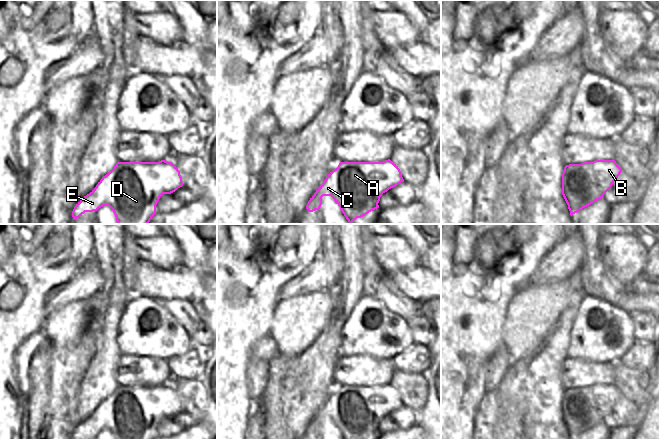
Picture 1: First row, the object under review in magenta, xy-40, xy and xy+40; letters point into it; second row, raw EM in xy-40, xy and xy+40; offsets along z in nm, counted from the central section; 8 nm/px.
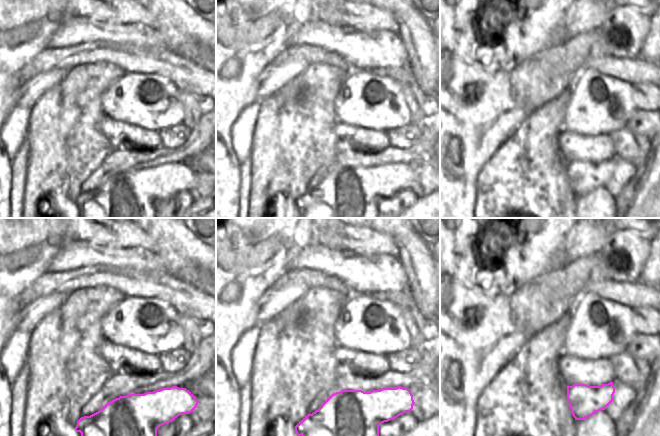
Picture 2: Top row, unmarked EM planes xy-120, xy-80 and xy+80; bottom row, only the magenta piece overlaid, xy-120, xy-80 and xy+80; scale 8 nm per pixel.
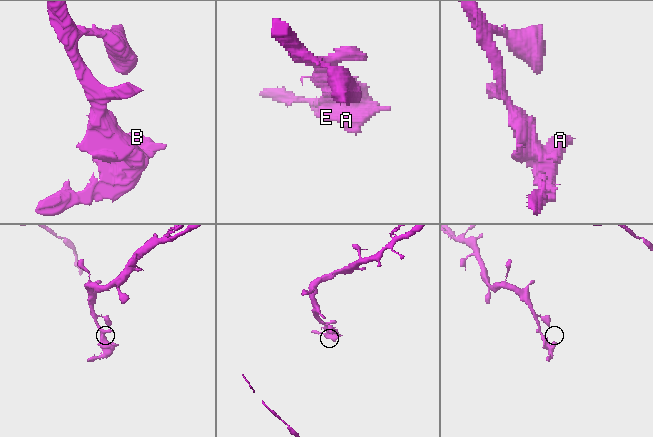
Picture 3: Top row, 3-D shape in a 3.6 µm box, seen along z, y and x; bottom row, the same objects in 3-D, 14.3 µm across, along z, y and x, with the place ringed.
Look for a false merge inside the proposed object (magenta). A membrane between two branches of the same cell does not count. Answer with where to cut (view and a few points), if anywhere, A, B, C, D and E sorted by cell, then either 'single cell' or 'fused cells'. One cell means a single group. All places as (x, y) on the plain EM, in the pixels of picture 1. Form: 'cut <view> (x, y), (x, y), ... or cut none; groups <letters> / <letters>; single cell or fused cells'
cut xy (334, 393), (340, 396), (357, 425), (363, 418), (388, 413); groups A B / C D E; fused cells

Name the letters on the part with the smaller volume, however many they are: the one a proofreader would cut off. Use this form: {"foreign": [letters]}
{"foreign": ["A", "B"]}

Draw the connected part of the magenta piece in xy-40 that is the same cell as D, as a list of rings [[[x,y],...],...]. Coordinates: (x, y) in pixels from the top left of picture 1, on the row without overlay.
[[[112,393],[76,428],[72,439],[97,435],[103,430],[109,430],[114,439],[155,439],[160,421],[176,414],[177,412],[159,412],[157,416],[134,414],[132,410],[125,410],[118,404],[116,395]]]

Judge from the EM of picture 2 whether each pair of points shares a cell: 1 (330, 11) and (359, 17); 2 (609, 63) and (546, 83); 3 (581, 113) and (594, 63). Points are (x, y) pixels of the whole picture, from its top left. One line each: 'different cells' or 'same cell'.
1: same cell
2: different cells
3: different cells

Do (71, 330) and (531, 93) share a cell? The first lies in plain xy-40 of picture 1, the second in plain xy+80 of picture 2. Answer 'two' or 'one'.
one

